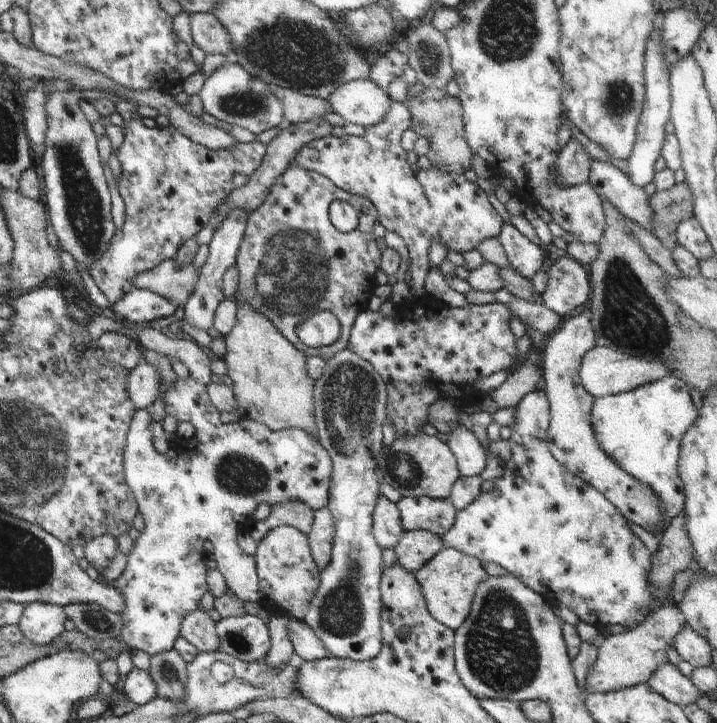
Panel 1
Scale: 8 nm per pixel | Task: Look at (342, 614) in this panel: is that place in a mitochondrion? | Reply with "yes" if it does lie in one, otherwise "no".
yes

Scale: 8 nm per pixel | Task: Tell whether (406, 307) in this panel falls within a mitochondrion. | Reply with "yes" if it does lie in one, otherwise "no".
no

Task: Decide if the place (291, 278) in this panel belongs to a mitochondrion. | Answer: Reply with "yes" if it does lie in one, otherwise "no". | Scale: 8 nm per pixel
yes

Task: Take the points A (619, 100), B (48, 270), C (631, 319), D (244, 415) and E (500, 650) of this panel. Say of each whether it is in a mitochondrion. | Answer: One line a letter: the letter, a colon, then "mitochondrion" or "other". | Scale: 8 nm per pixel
A: mitochondrion
B: other
C: mitochondrion
D: other
E: mitochondrion

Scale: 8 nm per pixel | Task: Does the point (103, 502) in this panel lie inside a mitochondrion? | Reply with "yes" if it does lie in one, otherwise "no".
no

